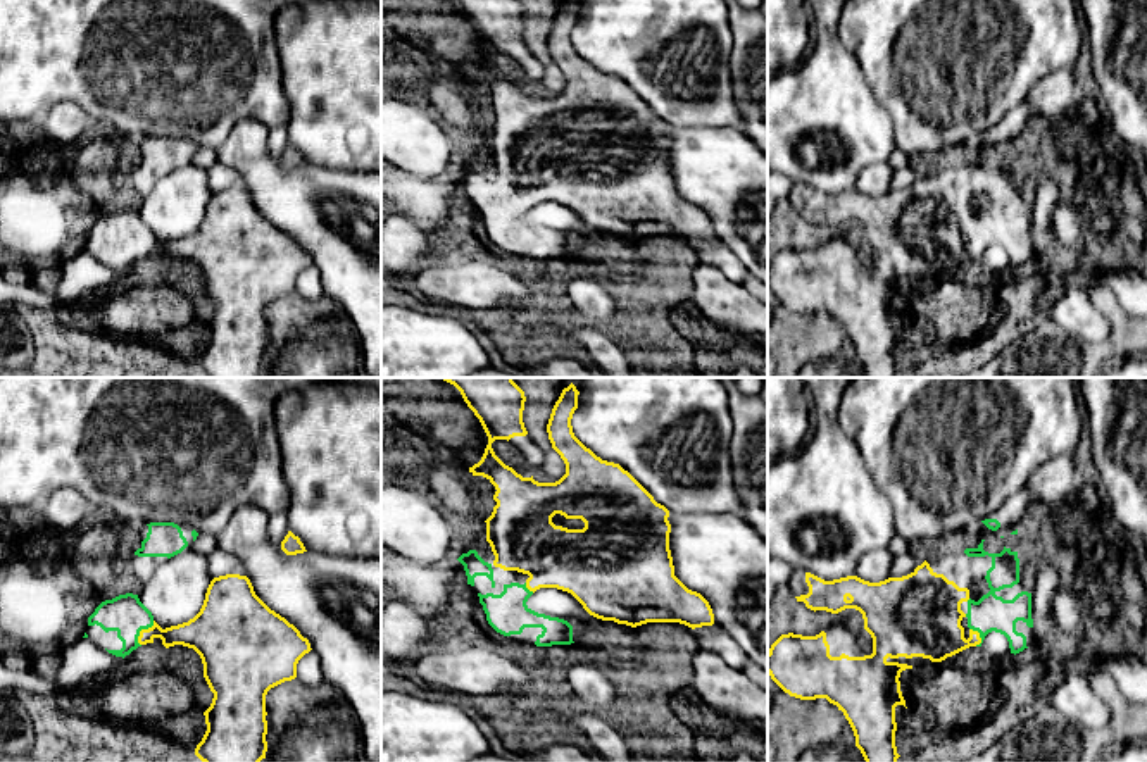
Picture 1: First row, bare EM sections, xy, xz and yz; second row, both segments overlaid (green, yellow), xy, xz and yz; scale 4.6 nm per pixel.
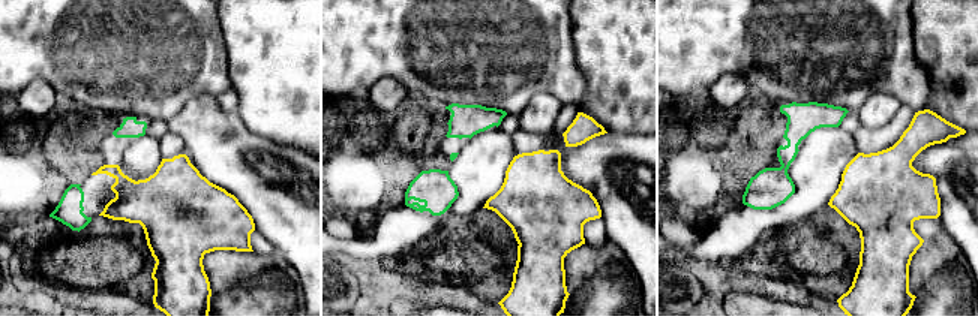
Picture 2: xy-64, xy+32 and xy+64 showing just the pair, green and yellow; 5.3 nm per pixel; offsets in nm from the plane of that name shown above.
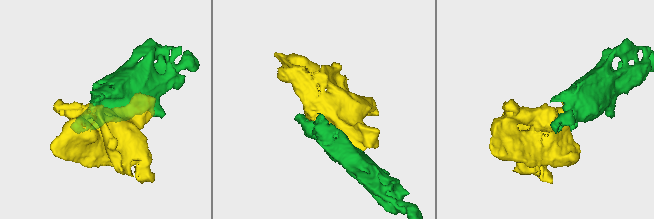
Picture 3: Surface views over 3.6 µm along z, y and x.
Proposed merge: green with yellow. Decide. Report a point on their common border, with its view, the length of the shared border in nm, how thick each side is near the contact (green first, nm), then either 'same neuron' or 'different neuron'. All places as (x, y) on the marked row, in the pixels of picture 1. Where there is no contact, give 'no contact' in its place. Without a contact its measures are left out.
meets green in xy at (140, 630); contact 140 nm long; 180 nm thick on the green side, 130 nm on the other; same neuron

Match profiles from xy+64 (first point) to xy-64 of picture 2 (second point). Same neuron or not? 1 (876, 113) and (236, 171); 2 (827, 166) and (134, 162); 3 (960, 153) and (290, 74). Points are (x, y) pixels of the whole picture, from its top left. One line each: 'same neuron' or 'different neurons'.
1: same neuron
2: same neuron
3: different neurons

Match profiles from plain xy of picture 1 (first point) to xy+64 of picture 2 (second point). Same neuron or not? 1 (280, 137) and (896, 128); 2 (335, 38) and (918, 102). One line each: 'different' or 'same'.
1: same
2: different

